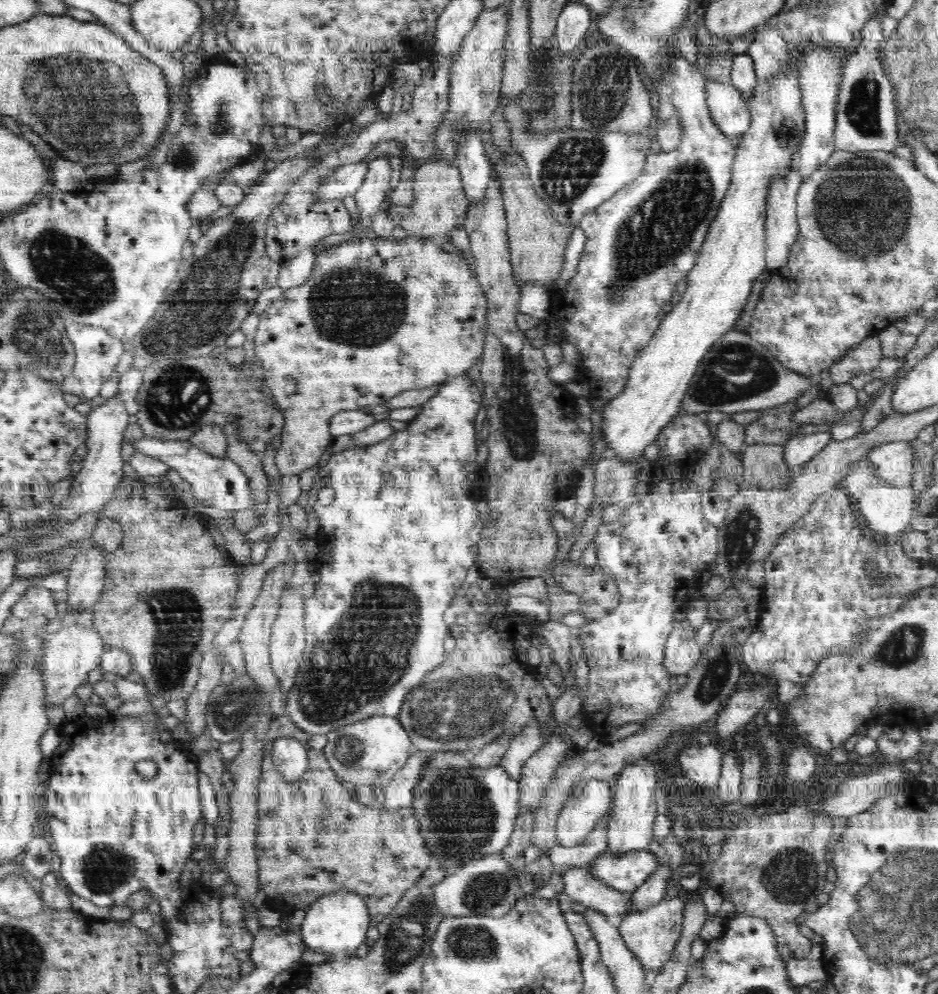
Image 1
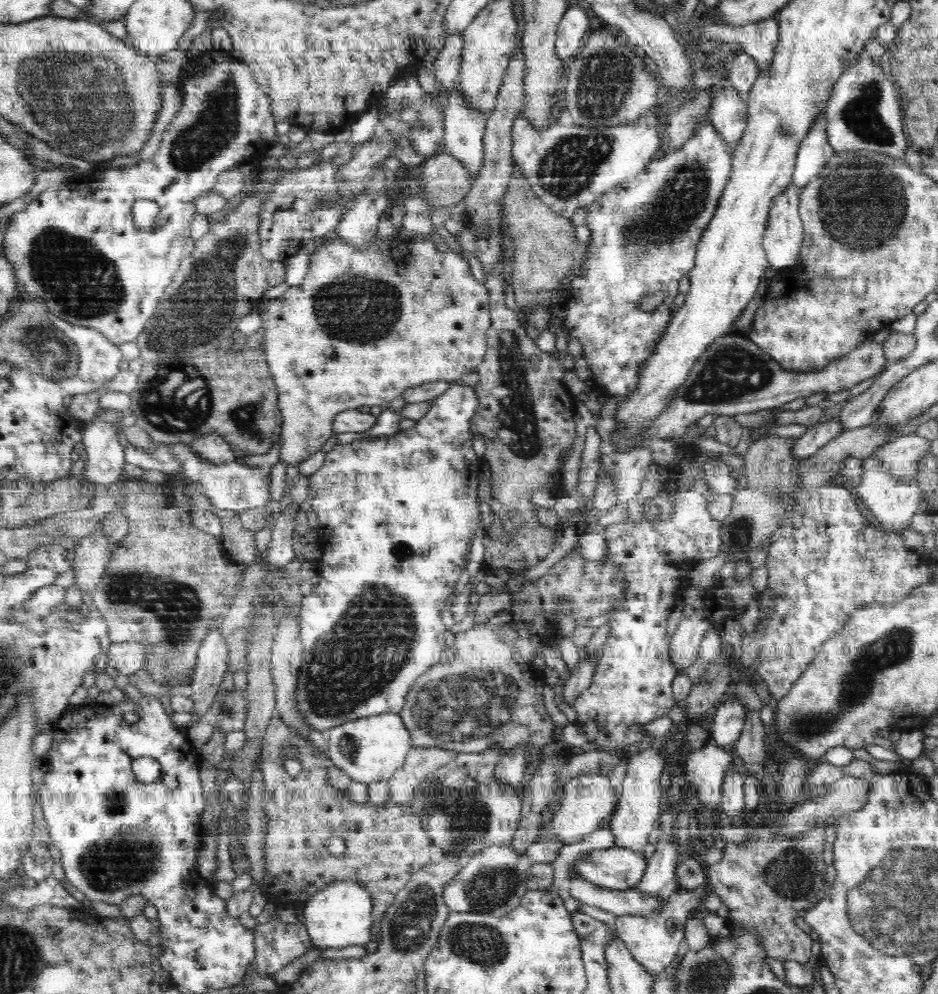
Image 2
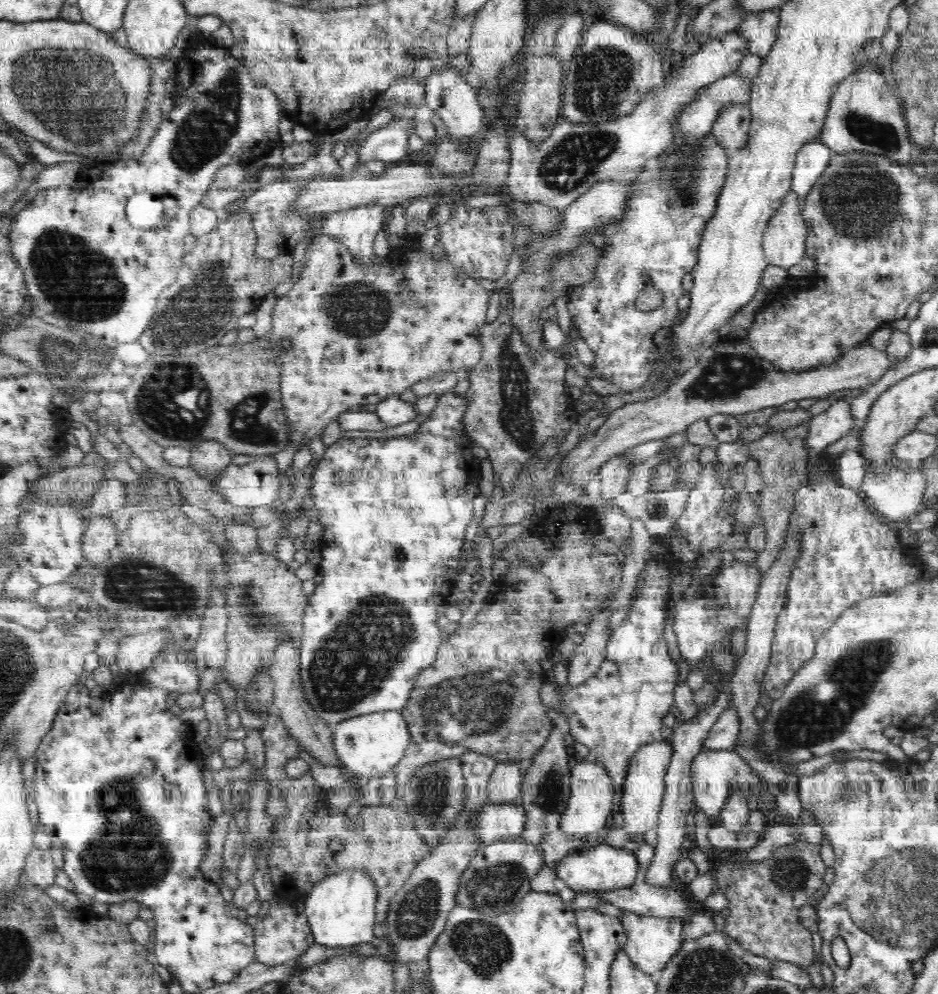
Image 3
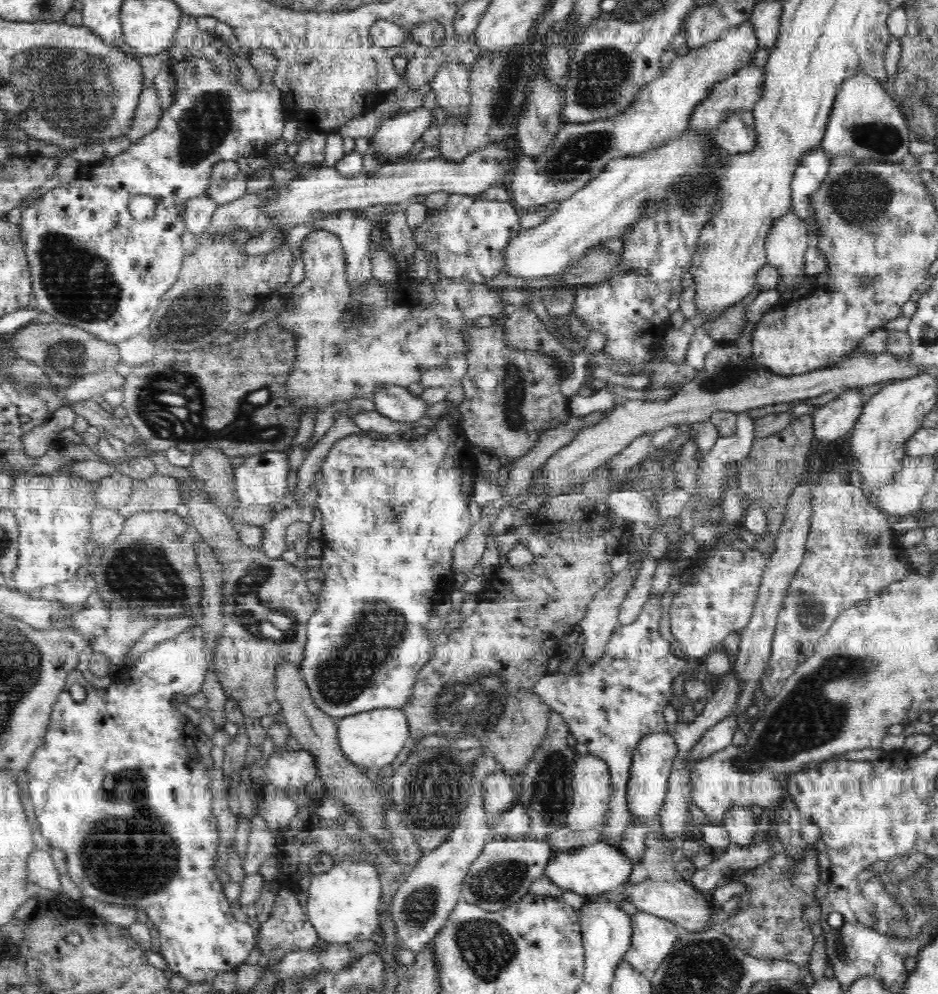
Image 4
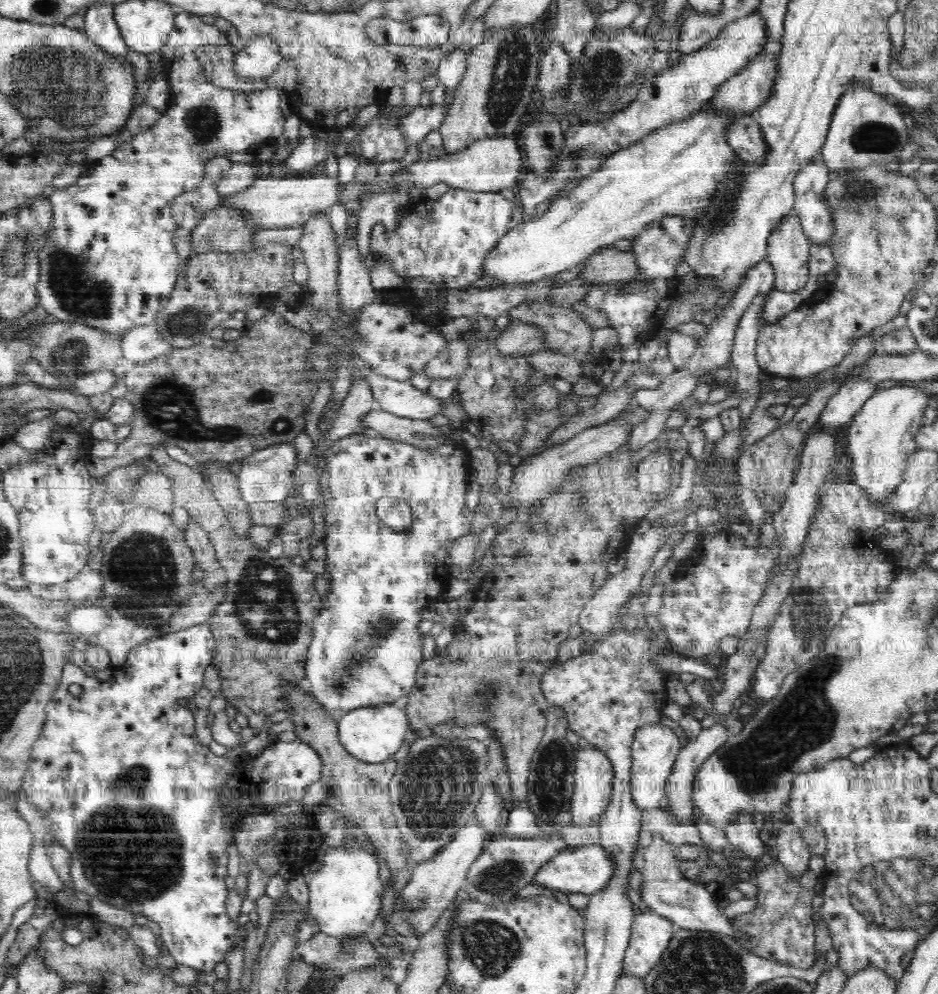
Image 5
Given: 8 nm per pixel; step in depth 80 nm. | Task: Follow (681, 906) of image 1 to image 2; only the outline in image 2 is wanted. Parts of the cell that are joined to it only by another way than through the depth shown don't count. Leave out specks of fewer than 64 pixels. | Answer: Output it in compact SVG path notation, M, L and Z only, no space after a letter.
M704 887L694 888L694 890L678 889L669 897L665 898L665 906L656 915L624 915L615 919L616 936L630 950L633 958L645 968L651 975L656 975L665 971L675 959L679 958L679 949L685 944L684 928L686 920L694 910L702 908L703 900L707 897Z

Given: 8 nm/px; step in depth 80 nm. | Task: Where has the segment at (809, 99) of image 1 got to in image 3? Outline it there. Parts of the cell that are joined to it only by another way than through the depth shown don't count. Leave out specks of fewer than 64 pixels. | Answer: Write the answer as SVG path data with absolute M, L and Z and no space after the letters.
M821 136L817 141L806 144L798 151L793 170L791 190L795 196L804 203L804 198L813 190L817 180L826 170L828 163L835 159L836 153L823 144Z

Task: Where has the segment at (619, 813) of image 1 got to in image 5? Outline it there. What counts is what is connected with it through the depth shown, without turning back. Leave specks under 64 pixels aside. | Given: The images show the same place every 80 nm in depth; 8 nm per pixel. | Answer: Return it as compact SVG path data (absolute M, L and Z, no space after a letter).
M656 721L640 725L635 730L631 747L632 778L631 795L634 804L645 812L661 808L664 804L663 785L670 776L672 766L681 751L679 738L668 728Z

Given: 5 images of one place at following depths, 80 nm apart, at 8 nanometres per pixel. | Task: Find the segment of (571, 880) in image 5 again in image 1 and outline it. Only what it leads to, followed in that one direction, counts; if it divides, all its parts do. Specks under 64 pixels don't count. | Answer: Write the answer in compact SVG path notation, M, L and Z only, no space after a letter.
M649 849L622 852L619 856L614 856L614 852L602 852L585 869L589 872L591 878L601 878L606 886L623 893L631 893L654 874L658 864L660 864L660 861L656 859L656 854L650 853Z

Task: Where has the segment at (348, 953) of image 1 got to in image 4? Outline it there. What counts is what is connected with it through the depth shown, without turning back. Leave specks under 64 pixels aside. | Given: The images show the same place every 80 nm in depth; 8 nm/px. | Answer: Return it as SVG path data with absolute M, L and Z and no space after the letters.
M344 857L327 872L310 878L305 895L305 913L318 933L320 943L351 943L370 940L379 927L383 889L377 868L368 860Z

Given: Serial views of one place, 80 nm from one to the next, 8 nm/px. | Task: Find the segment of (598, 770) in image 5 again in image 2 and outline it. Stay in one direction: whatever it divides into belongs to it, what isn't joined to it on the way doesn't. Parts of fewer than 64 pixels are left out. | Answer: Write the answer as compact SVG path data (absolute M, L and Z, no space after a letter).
M580 773L565 784L560 808L551 822L552 833L557 834L564 845L582 841L586 835L600 829L602 822L613 814L616 803L617 799L612 794L612 786L605 773Z

